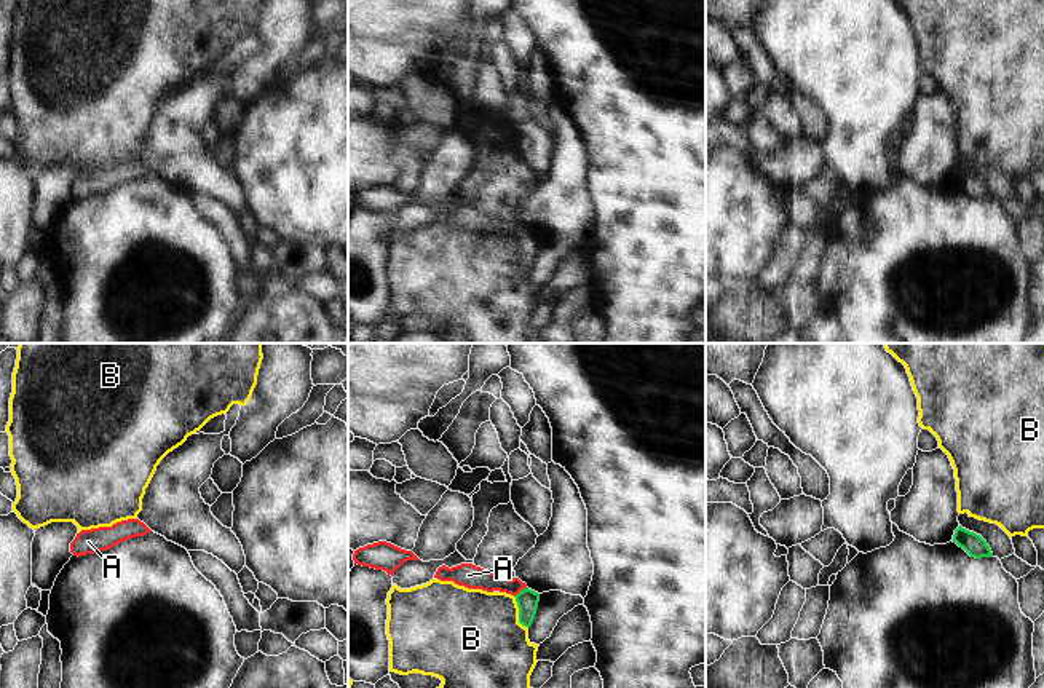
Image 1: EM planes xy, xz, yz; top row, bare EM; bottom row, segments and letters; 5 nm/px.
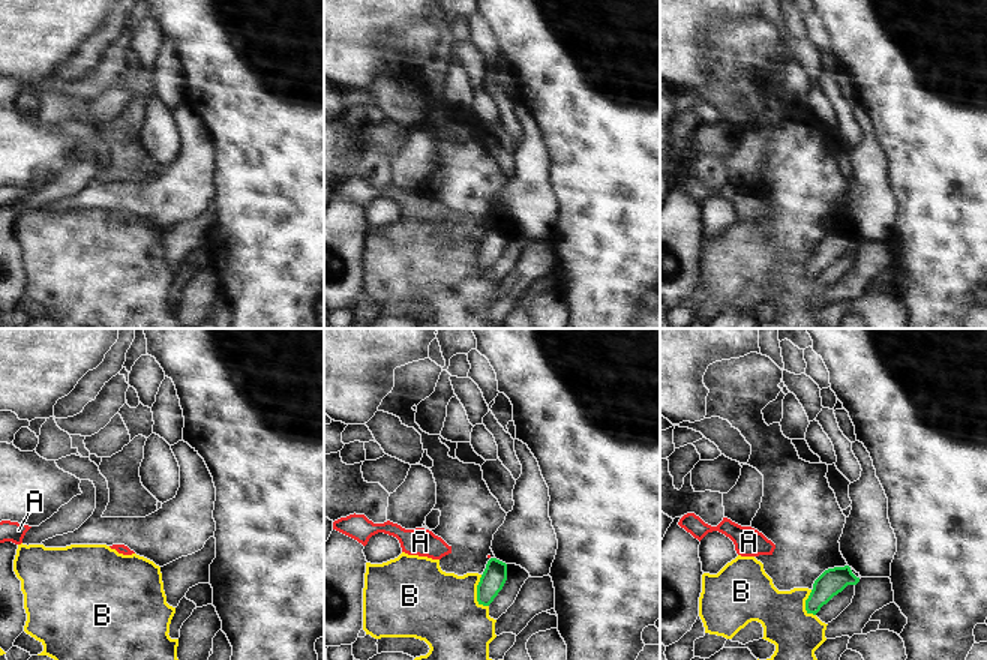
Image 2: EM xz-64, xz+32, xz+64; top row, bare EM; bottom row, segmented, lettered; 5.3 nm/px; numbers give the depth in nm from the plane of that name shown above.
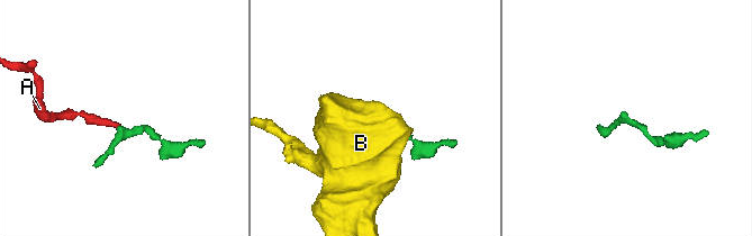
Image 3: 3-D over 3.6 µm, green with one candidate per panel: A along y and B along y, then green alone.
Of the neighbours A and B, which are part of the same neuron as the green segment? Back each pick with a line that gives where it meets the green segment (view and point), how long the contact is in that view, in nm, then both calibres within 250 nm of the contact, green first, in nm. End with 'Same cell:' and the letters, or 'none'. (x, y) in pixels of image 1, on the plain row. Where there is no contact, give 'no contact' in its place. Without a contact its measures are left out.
A: contact xz (521, 233); length 80 nm; calibres 110 and 110 nm
Same cell: A

